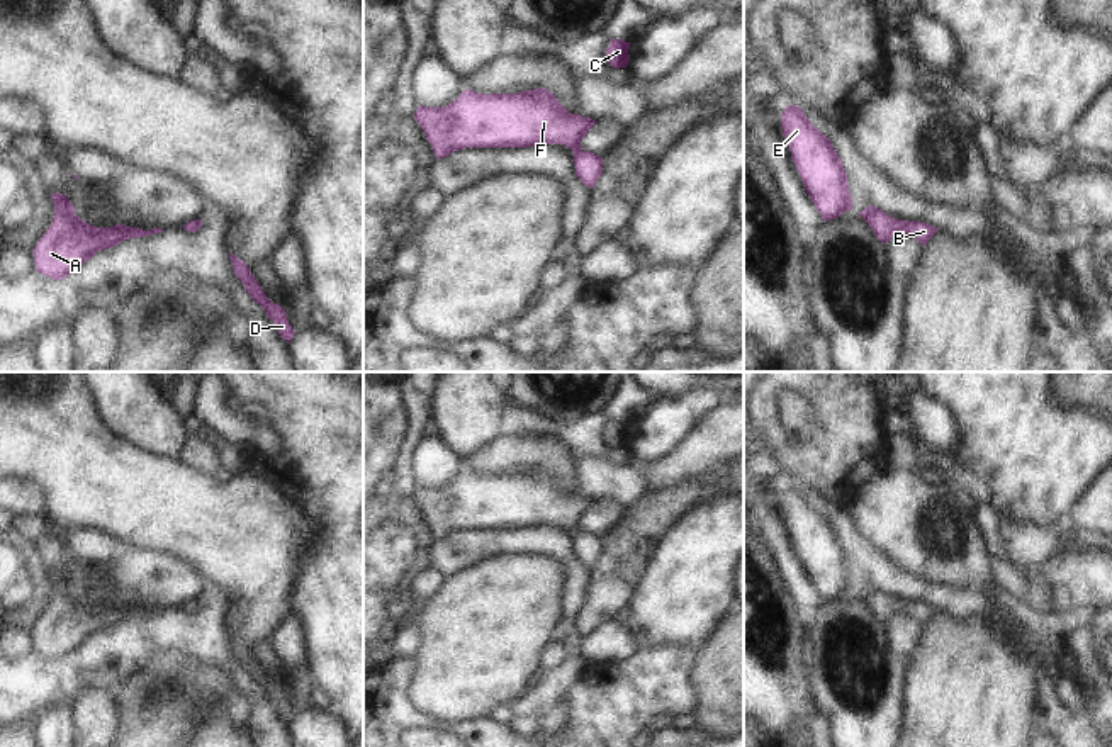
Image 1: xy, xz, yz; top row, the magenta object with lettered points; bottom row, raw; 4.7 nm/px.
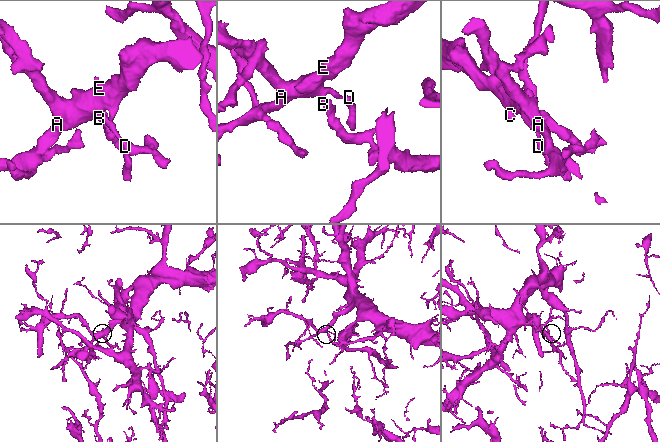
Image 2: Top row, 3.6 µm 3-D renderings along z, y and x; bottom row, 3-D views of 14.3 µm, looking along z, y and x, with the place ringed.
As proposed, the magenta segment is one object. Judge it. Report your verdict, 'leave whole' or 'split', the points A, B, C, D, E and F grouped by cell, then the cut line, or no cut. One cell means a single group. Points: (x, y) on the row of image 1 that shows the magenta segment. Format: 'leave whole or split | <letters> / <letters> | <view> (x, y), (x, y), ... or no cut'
leave whole | A B C D E F | no cut

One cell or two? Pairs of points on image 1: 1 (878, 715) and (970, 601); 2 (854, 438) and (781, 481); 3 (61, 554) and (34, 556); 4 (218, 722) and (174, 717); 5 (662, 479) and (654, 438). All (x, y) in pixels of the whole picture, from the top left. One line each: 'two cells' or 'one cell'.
1: two cells
2: two cells
3: two cells
4: two cells
5: two cells

